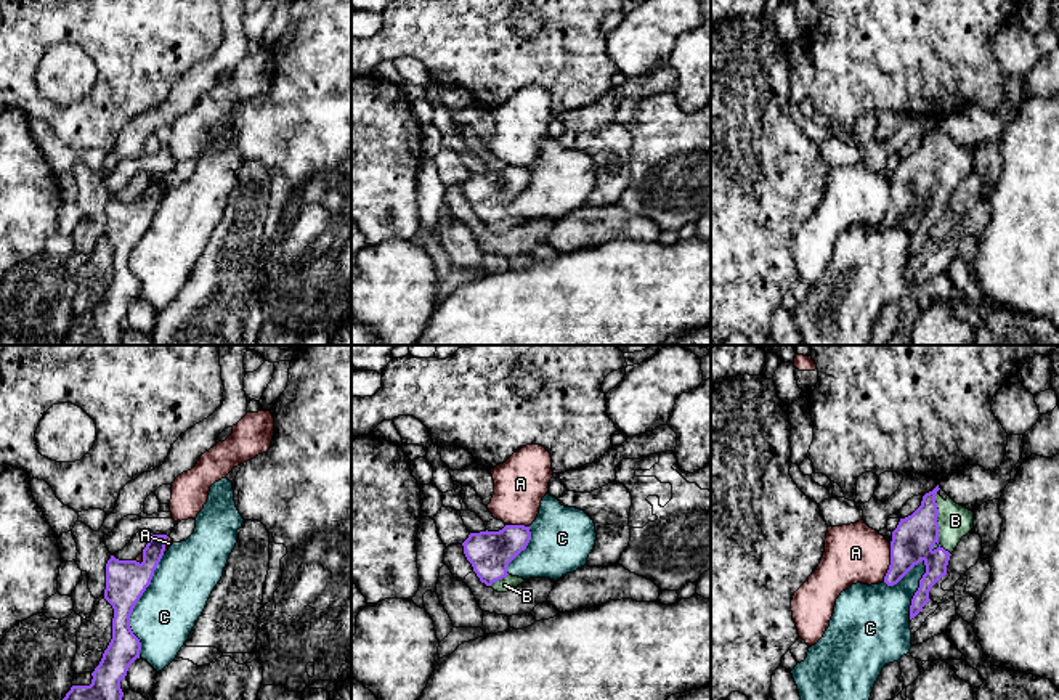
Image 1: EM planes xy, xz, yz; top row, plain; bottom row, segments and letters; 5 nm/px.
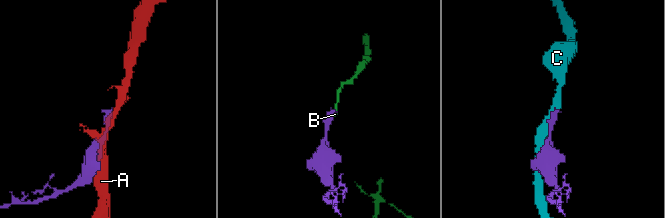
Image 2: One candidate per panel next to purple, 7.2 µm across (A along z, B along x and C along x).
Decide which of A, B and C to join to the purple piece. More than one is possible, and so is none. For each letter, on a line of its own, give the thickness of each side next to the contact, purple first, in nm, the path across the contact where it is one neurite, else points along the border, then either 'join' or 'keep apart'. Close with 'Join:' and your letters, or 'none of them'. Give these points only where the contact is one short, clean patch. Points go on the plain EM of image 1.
A: calibres 200 and 300 nm; keep apart
B: calibres 200 and 160 nm; way yz (912, 182), (937, 162), (955, 161); join
C: calibres 200 and 300 nm; keep apart
Join: B

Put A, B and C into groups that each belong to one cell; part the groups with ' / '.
A / B / C

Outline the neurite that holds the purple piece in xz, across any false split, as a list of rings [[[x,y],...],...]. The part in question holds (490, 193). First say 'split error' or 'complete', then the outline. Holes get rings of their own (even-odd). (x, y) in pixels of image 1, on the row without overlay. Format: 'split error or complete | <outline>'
split error | [[[505,165],[499,172],[470,173],[462,186],[480,222],[497,233],[507,233],[525,222],[509,215],[507,207],[526,189],[530,178],[530,167]]]

